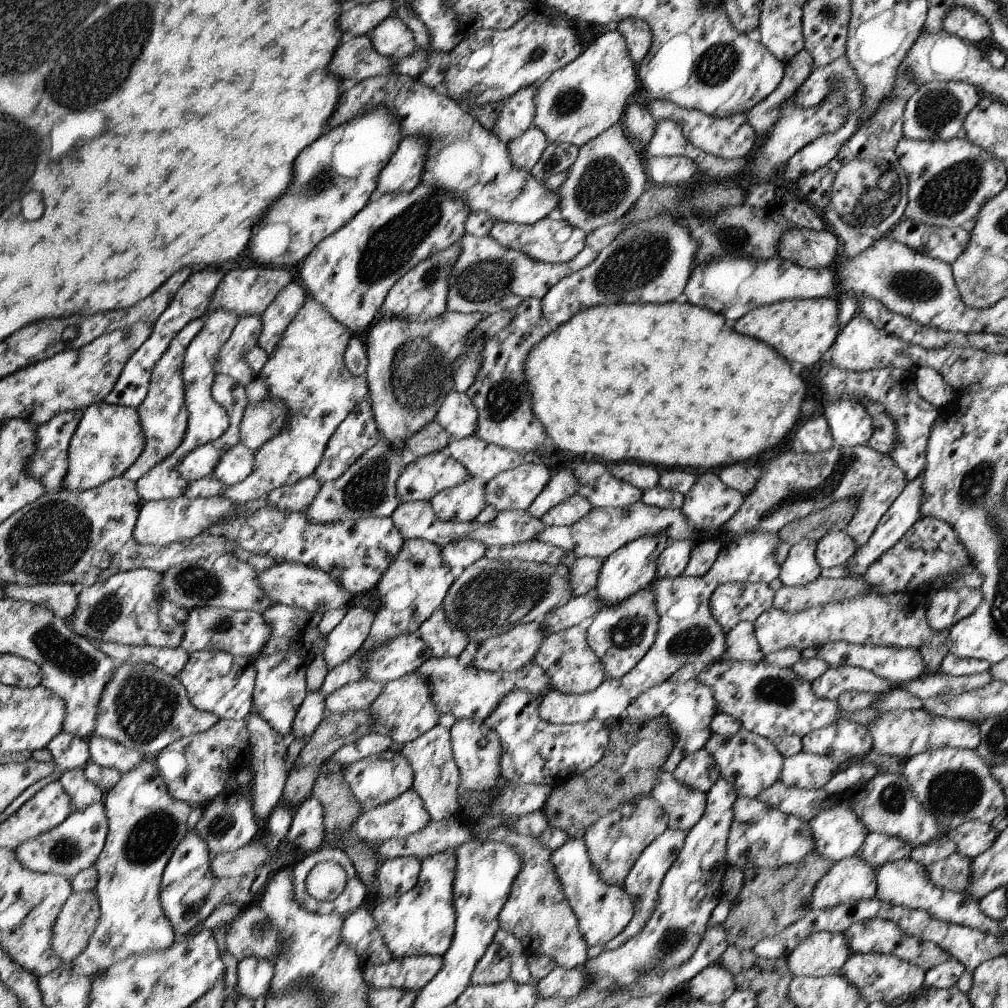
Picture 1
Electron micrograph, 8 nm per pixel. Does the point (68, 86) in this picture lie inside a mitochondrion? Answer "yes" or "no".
yes

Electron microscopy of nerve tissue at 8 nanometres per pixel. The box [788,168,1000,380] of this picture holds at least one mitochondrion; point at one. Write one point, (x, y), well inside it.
(919, 285)

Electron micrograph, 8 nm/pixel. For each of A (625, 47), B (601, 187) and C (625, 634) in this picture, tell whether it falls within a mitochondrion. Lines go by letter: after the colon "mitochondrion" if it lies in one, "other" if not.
A: other
B: mitochondrion
C: mitochondrion

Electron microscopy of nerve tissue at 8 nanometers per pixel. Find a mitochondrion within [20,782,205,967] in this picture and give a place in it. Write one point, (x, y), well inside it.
(147, 840)

